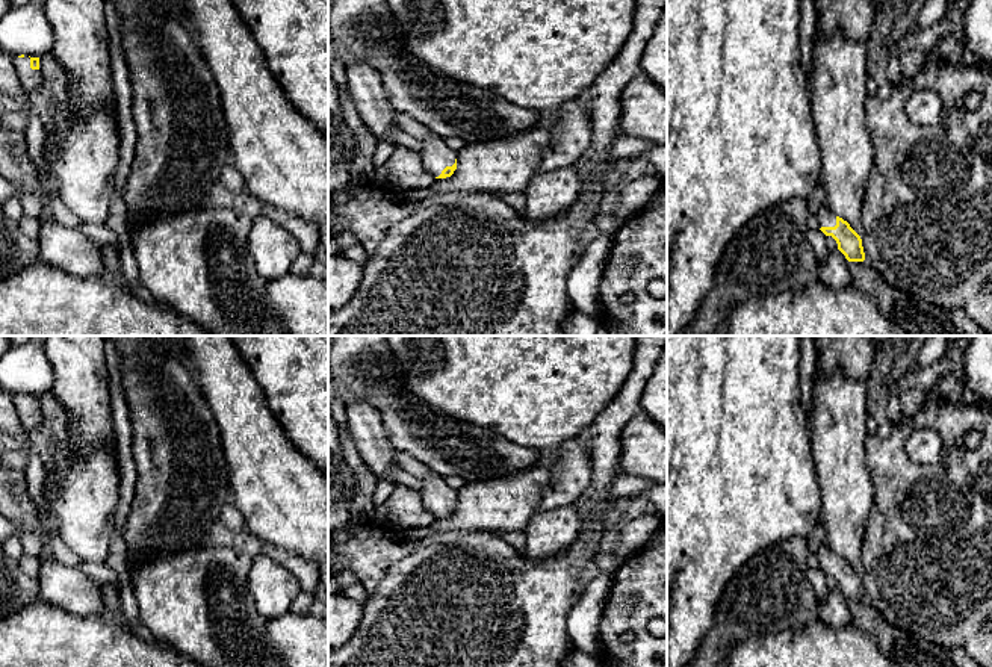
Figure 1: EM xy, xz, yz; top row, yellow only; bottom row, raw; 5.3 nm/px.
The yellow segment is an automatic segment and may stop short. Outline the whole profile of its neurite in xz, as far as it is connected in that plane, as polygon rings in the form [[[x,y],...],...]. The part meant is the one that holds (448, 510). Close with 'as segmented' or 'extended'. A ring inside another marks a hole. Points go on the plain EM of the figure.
[[[432,472],[428,478],[422,478],[423,505],[436,516],[446,517],[457,508],[458,492],[451,489],[445,476]]]; extended

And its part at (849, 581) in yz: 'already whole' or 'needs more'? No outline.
needs more

